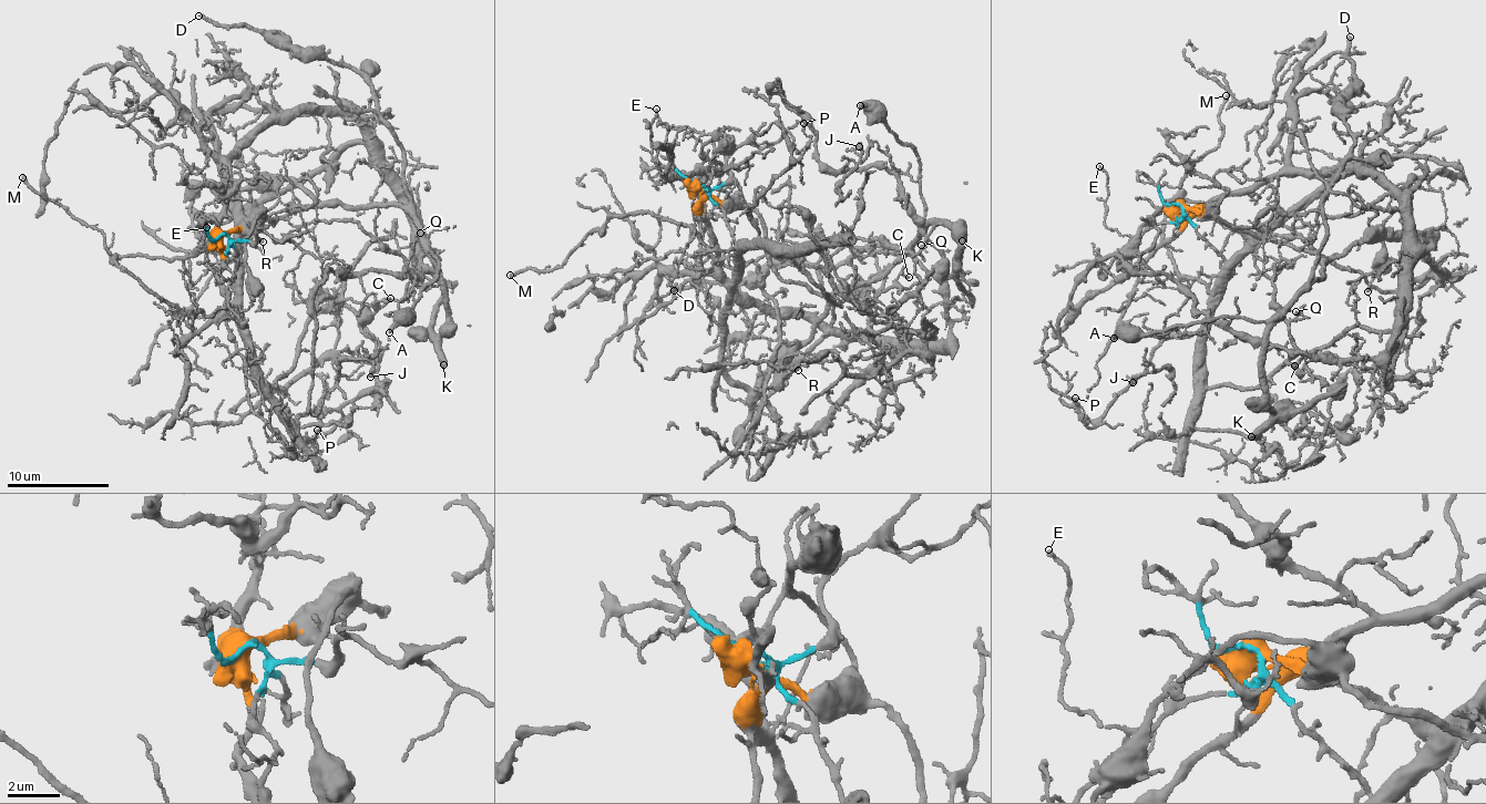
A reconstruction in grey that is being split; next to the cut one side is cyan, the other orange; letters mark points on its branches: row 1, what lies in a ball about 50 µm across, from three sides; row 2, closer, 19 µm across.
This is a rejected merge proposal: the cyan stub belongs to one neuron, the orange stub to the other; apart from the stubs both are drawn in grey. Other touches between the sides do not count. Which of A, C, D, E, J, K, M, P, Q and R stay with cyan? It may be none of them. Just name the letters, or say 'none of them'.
C, E, J, M, P

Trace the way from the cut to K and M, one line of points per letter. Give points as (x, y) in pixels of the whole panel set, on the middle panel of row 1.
K: (696, 184), (757, 214), (776, 269), (828, 265), (851, 241), (914, 256), (944, 225), (961, 253), (963, 239)
M: (696, 184), (723, 210), (738, 248), (713, 250), (680, 224), (637, 212), (585, 235), (551, 270), (509, 276)

